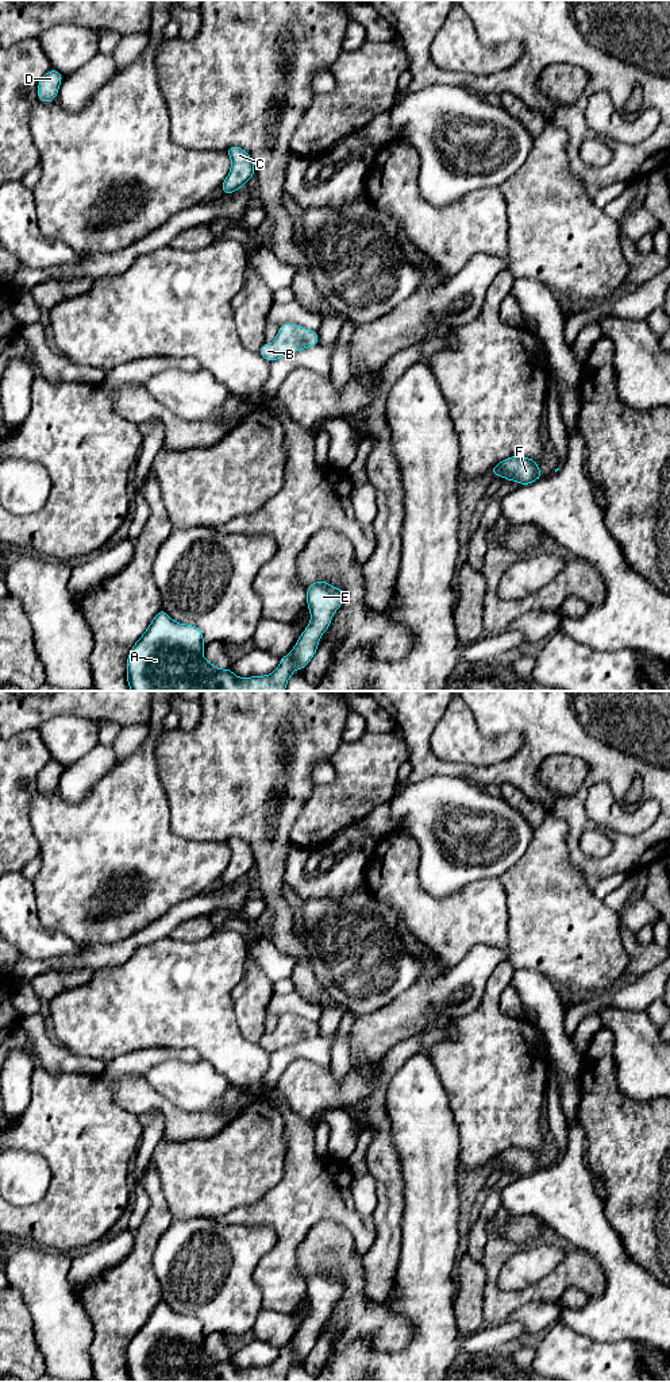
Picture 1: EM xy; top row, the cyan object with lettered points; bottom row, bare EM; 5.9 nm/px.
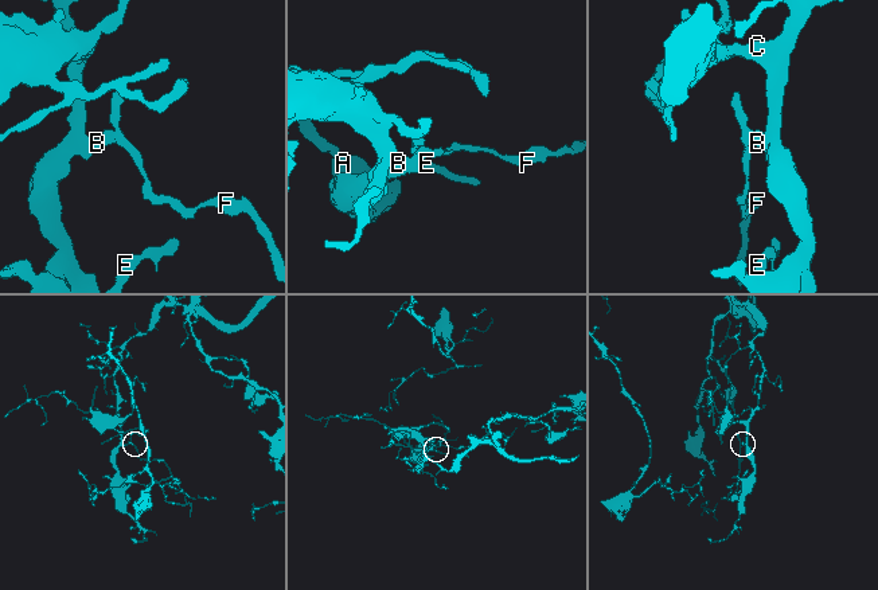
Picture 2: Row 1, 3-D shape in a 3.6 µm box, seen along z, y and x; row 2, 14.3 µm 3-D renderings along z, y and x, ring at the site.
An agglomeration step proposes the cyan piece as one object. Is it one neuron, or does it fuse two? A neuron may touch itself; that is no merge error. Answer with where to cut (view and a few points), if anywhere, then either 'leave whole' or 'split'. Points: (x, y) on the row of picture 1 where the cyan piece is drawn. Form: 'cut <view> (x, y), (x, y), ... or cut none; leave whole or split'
cut none; leave whole

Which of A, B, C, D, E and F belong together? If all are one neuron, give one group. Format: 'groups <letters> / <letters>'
groups A B C D E F

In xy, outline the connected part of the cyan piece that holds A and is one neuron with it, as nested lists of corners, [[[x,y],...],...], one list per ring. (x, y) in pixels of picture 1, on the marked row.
[[[312,582],[307,587],[309,625],[300,634],[293,649],[280,659],[277,669],[263,676],[239,678],[230,668],[219,669],[203,656],[207,644],[201,629],[176,622],[161,609],[127,656],[128,687],[131,691],[285,691],[294,669],[305,669],[315,656],[321,634],[330,629],[335,611],[343,603],[343,590],[328,582]]]

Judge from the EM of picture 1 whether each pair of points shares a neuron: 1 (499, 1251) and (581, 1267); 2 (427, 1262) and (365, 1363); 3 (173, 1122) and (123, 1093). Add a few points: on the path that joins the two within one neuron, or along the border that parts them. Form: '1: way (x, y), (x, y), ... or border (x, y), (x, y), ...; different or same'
1: way (492, 1282), (501, 1296), (524, 1296), (550, 1288); same
2: way (427, 1296), (427, 1336), (399, 1363); same
3: way (164, 1108), (157, 1101), (137, 1095); same

